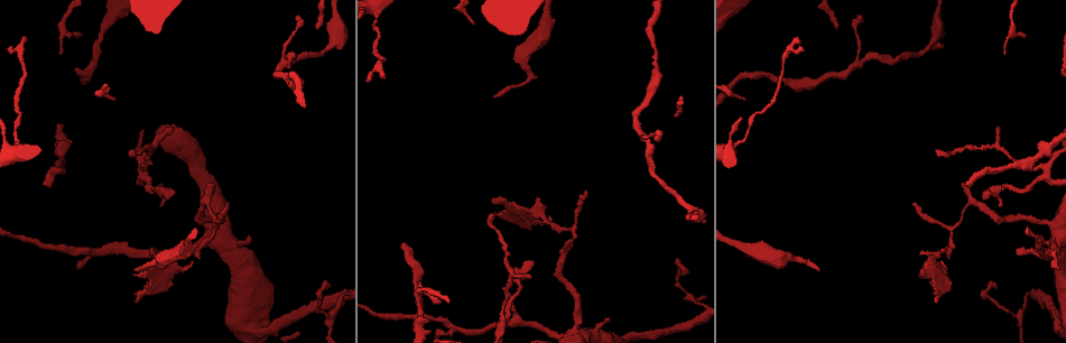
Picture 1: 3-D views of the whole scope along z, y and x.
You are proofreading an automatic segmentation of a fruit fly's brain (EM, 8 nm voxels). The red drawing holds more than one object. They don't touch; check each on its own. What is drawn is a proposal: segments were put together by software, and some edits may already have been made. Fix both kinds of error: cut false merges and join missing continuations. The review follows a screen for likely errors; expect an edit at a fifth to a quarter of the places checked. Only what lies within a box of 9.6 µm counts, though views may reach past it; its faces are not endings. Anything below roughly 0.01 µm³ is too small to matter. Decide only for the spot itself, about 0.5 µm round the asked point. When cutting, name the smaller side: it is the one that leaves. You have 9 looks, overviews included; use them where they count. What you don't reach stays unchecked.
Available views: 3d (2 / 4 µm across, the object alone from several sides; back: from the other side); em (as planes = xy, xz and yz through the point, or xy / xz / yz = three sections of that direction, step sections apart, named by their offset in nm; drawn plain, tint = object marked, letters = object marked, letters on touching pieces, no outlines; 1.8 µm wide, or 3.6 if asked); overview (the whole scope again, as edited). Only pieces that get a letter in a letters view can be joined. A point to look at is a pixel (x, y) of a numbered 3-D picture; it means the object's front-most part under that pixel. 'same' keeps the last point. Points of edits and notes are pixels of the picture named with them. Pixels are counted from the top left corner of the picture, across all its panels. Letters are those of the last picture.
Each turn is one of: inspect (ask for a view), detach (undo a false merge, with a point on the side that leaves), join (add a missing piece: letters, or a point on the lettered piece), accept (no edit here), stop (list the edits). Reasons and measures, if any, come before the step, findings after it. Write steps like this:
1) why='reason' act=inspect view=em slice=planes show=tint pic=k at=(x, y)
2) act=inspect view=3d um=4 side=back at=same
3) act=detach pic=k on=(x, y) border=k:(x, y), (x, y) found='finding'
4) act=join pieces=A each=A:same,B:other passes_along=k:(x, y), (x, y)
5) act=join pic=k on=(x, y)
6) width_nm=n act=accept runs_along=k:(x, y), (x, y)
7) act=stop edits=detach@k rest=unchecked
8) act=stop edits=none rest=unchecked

why='abrupt turn' act=inspect view=3d um=4 pic=1 at=(695, 321)

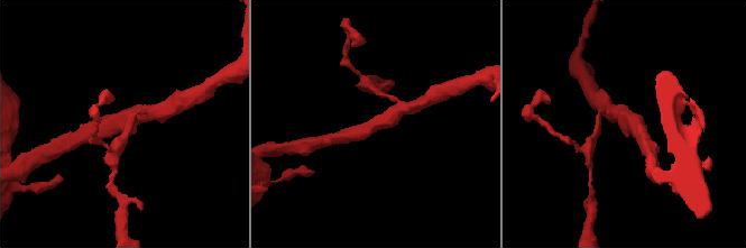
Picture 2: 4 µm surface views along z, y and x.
act=inspect view=em slice=planes show=letters pic=2 at=(379, 124)

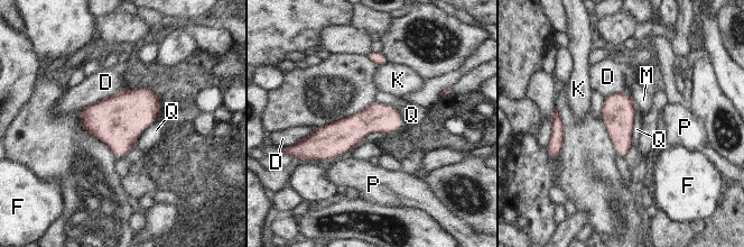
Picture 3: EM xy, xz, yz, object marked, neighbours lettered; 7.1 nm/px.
width_nm=200 act=accept each=D:other,F:other,K:other,M:other,P:other,Q:other border=3:(397, 110), (401, 126), (363, 138) found='continuous, no second neuron'

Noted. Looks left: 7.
why='free end' act=inspect view=em slice=yz step=8 show=tint pic=1 at=(154, 248)

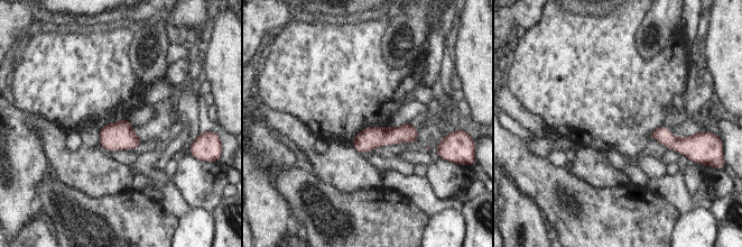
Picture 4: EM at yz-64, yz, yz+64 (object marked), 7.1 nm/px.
why='another direction' act=inspect view=em slice=planes show=letters at=same

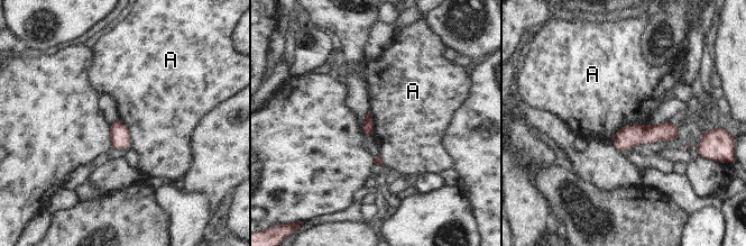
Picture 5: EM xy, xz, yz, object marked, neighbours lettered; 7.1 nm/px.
longest_contact=A:300nm act=accept each=A:other border=5:(647, 124), (626, 124), (609, 142) found='none of them fits'

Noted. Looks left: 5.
why='tapers out' act=inspect view=em slice=xy step=16 show=letters pic=1 at=(157, 291)

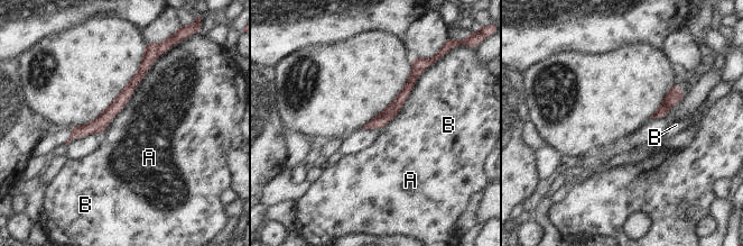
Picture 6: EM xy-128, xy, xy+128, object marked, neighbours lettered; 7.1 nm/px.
why='cut it another way' act=inspect view=em slice=planes show=letters at=same

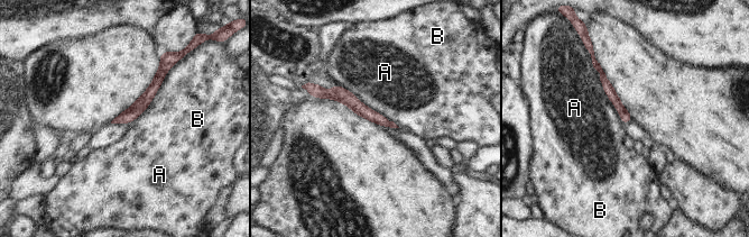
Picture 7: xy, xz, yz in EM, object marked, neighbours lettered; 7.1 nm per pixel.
act=accept each=A:other,B:other runs_along=7:(314, 92), (344, 96), (390, 124) found='none of them fits'

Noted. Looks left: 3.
why='branch stops here' act=inspect view=em slice=planes show=letters pic=1 at=(45, 182)

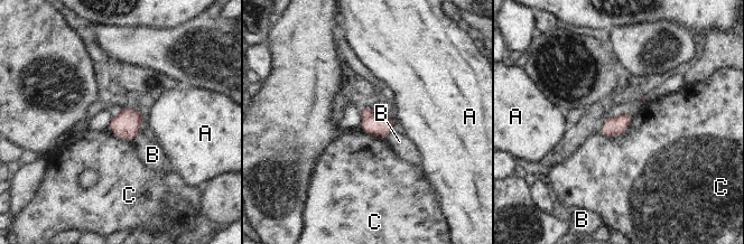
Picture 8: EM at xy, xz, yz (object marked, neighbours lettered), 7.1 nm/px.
longest_contact=C:280nm act=accept each=A:other,B:other,C:other border=8:(634, 114), (620, 134), (600, 132) found='none of them fits'

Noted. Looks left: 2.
act=stop edits=none rest=unchecked

